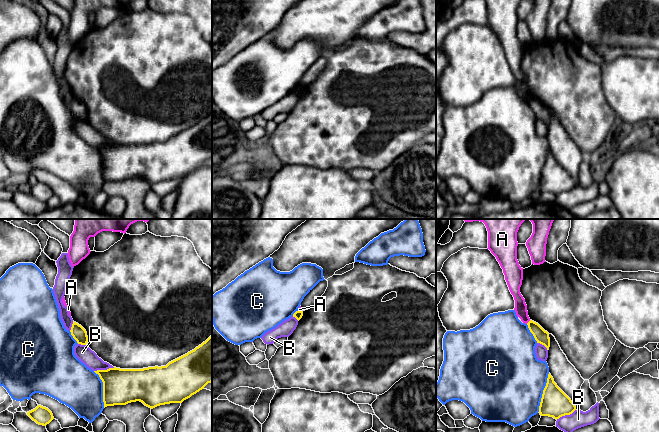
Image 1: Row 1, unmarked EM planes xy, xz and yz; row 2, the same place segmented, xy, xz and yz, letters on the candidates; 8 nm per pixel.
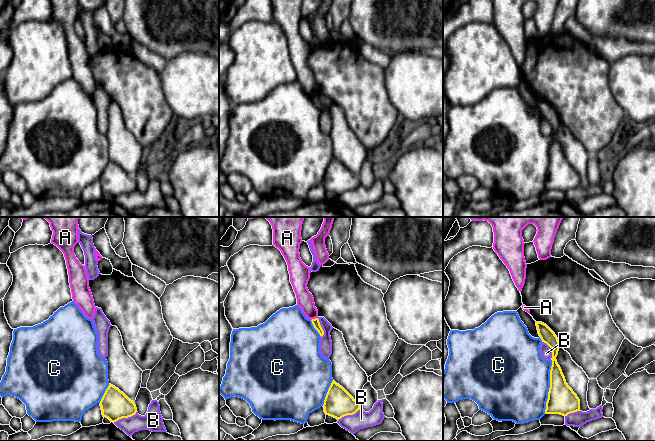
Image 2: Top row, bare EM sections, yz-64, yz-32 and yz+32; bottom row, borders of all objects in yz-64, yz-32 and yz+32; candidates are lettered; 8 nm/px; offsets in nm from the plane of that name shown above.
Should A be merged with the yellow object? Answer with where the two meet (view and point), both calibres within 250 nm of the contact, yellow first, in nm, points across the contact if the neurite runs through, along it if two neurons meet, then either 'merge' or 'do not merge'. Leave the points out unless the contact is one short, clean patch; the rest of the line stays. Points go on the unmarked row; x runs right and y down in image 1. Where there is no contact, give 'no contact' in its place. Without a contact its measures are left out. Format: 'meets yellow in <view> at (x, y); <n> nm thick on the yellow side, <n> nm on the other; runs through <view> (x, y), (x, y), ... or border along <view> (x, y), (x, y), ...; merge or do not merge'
meets yellow in yz at (529, 97); 110 nm thick on the yellow side, 100 nm on the other; border along yz (530, 96), (526, 99); do not merge

